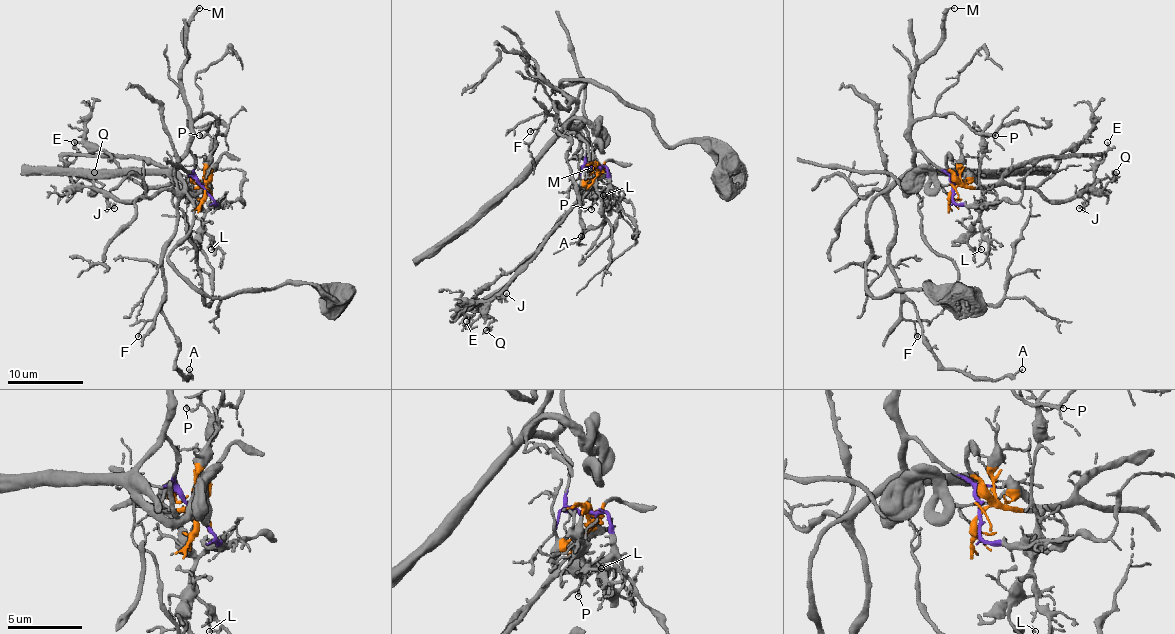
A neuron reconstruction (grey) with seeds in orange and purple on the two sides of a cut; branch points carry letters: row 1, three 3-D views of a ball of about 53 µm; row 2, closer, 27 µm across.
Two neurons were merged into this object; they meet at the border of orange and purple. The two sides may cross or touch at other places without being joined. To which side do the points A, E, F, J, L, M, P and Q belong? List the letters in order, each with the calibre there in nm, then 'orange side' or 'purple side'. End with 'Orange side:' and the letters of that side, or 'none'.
A: 110 nm thick; purple side
E: 80 nm thick; orange side
F: 110 nm thick; purple side
J: 130 nm thick; orange side
L: 80 nm thick; orange side
M: 120 nm thick; purple side
P: 130 nm thick; orange side
Q: 200 nm thick; orange side
Orange side: E, J, L, P, Q

